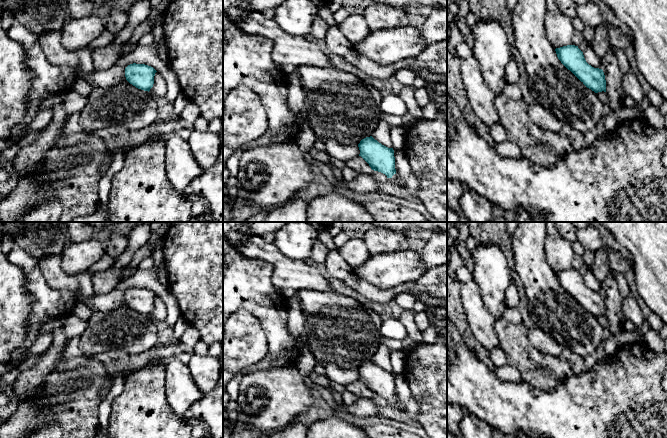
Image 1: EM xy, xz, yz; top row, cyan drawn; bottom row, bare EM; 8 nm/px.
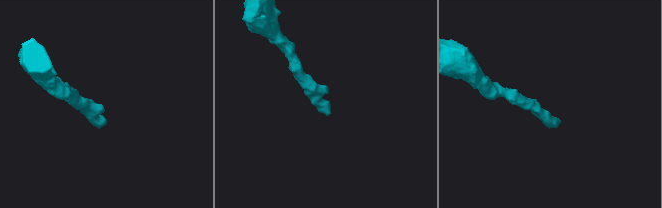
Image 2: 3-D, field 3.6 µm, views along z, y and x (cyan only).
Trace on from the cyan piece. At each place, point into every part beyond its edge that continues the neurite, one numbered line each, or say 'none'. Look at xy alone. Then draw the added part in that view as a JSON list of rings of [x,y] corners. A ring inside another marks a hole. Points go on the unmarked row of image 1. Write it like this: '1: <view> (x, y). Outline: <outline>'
none

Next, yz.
none

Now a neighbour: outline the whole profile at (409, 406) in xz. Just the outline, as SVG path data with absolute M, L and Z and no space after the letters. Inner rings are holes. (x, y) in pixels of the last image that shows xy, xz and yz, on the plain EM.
M394 374L396 399L401 404L401 411L410 418L417 418L419 403L414 399L409 384L403 374Z

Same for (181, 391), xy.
M178 358L166 364L165 394L173 412L180 418L204 395L196 386L188 366Z

